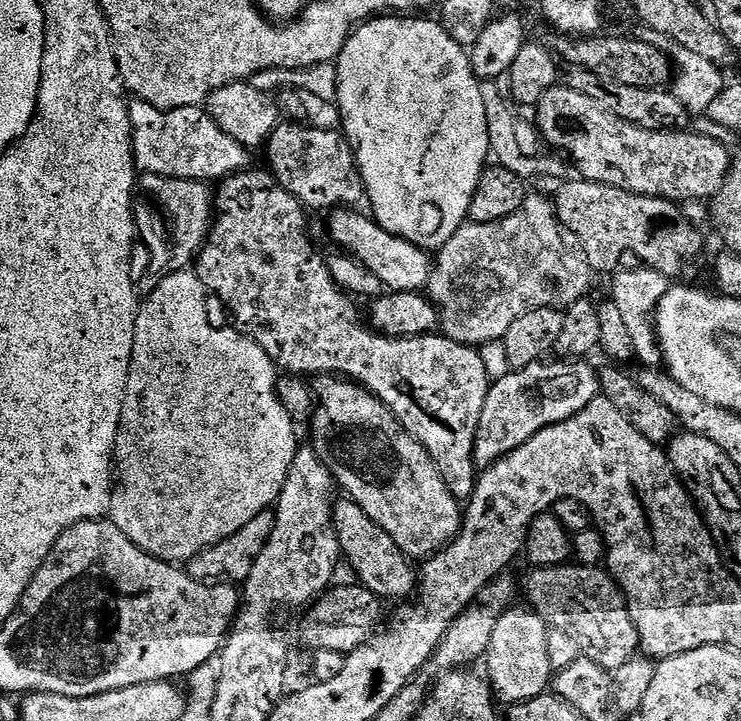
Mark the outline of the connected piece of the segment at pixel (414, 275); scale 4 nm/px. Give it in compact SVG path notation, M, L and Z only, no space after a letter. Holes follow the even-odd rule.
M336 210L331 213L328 228L332 231L332 240L341 244L348 252L353 252L364 263L364 268L388 292L420 292L427 285L431 263L427 251L417 248L408 240L398 238L382 230L375 220L356 212ZM428 256L428 258L427 258Z

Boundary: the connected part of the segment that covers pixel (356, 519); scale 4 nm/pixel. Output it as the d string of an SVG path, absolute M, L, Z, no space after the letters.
M341 499L341 504L334 508L334 525L339 533L340 550L343 559L356 571L361 585L372 593L373 597L406 596L416 586L414 570L408 565L409 557L394 543L391 536L377 526L357 504Z

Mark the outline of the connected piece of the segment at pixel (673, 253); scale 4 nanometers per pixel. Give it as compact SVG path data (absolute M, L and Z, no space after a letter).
M568 178L559 185L554 195L554 207L557 217L565 229L576 235L587 265L593 273L608 272L612 274L621 267L620 256L629 252L637 256L639 263L645 268L660 271L666 277L675 278L696 255L704 248L704 240L700 232L679 212L677 205L670 200L663 200L657 196L639 196L621 188L612 188L608 184L599 184L593 180L583 178Z

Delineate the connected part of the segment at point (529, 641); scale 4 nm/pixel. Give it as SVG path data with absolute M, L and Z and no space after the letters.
M507 609L494 624L490 642L480 660L484 666L483 677L495 697L508 698L523 703L535 696L541 696L549 687L552 677L544 628L539 617L531 611Z

